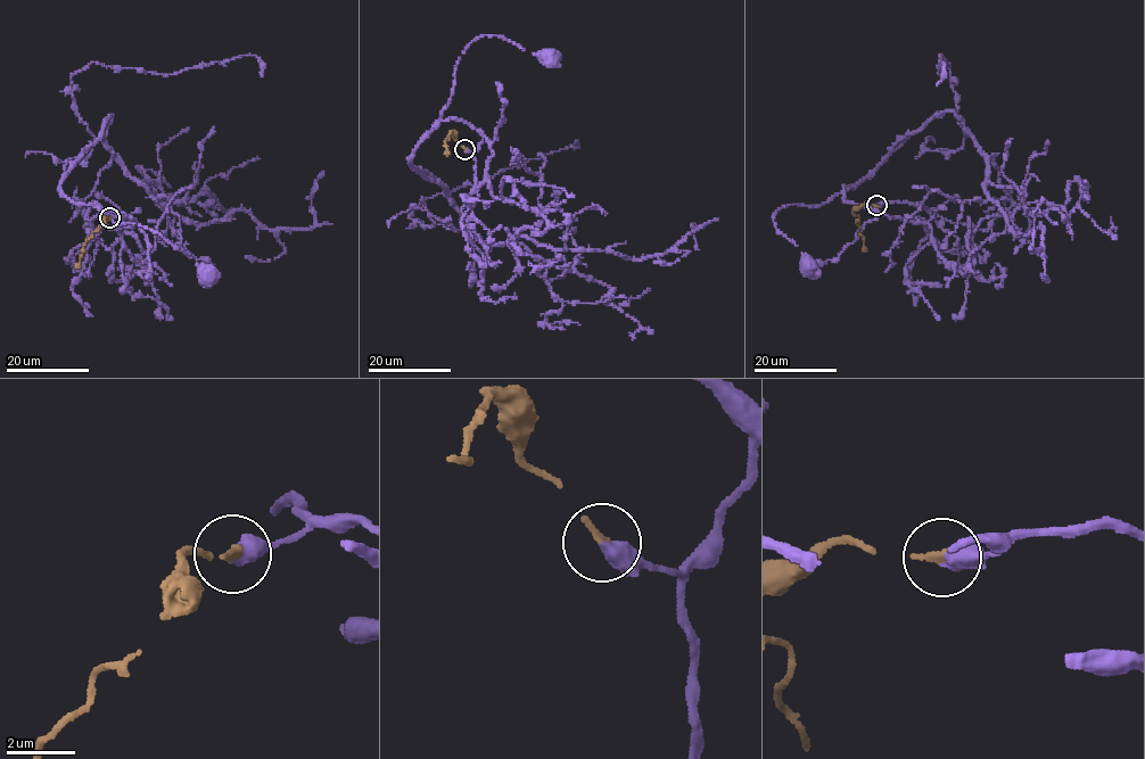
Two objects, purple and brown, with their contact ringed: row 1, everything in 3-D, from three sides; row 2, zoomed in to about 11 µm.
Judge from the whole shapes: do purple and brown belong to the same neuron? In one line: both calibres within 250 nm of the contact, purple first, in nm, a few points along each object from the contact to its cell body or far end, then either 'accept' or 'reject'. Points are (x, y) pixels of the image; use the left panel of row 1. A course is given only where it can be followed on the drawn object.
550 nm thick on the purple side, 240 nm on the other; purple runs (109, 217), (125, 214), (131, 217), (108, 216), (100, 208), (115, 223), (146, 227), (162, 236), (207, 275); brown runs (109, 217), (104, 217), (82, 247), (79, 265), (75, 267); accept

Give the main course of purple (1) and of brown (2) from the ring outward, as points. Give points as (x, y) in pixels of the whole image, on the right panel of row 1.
1: (876, 205), (846, 203), (843, 191), (820, 206), (777, 208), (779, 231), (798, 246), (807, 266)
2: (876, 205), (863, 204), (853, 212), (858, 216), (865, 252)

